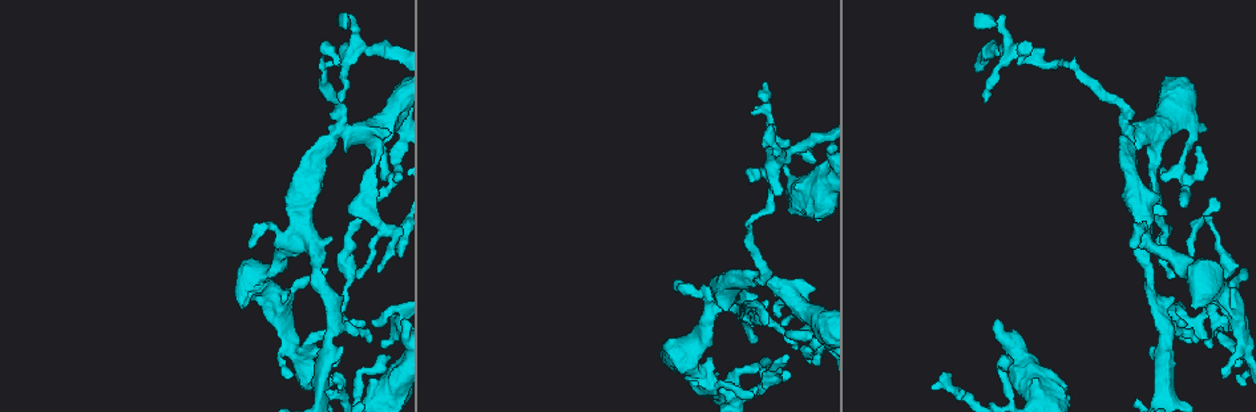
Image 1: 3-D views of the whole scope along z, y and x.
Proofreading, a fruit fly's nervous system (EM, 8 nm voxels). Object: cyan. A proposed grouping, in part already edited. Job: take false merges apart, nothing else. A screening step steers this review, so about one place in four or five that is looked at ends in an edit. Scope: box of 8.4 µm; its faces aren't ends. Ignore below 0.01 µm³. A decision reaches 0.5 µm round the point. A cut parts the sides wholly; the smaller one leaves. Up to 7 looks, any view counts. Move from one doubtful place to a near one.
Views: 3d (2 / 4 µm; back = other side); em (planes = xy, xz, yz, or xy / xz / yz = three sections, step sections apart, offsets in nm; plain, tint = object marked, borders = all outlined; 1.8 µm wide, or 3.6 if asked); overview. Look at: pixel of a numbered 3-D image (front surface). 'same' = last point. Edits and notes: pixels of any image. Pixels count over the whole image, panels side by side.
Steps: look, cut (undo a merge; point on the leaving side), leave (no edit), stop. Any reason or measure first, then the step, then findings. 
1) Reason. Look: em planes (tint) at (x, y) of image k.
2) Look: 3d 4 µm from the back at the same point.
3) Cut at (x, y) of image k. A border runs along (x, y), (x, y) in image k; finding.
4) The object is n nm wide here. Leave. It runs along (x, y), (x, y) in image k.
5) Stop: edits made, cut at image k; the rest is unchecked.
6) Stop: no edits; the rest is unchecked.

Branch point. Look: em 3.6 µm planes (plain) at (1123, 132) of image 1.

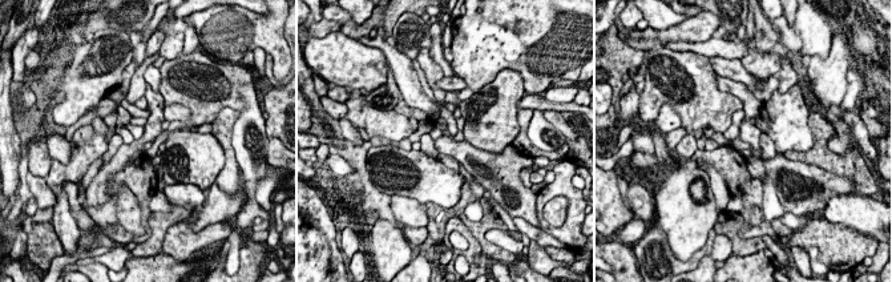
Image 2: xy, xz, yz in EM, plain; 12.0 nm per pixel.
Where the object lies. Look: em 3.6 µm planes (tint) at the same point.

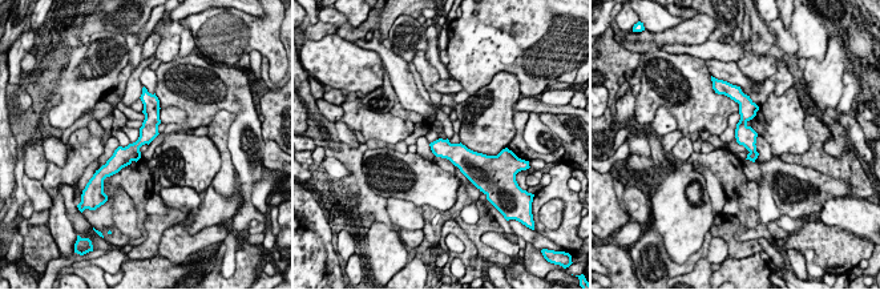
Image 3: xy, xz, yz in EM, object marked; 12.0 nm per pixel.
Leave. It runs along (152, 104), (148, 133), (116, 166) in image 3; continuous, no second neuron.

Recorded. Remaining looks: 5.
Branch point. Look: em xz step 4 (tint) at (344, 53) of image 1.

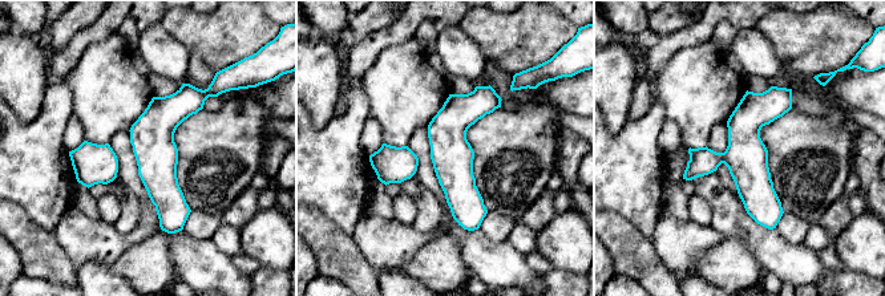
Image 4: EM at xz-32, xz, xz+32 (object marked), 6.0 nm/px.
Look: em yz step 8 (borders) at the same point.

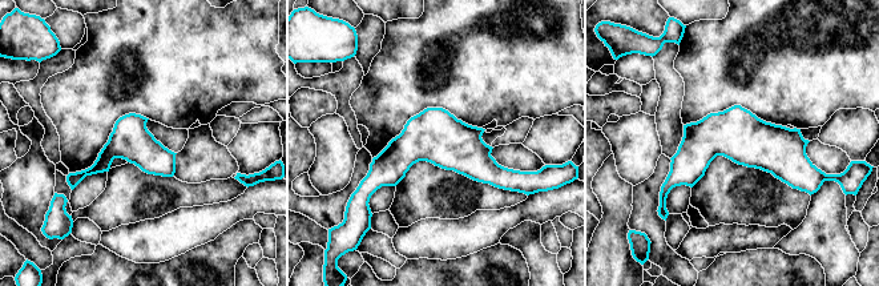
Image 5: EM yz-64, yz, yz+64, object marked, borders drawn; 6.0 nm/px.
Leave. One neuron here.

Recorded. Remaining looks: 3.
A fork. Look: 3d 2 µm at (760, 367) of image 1.

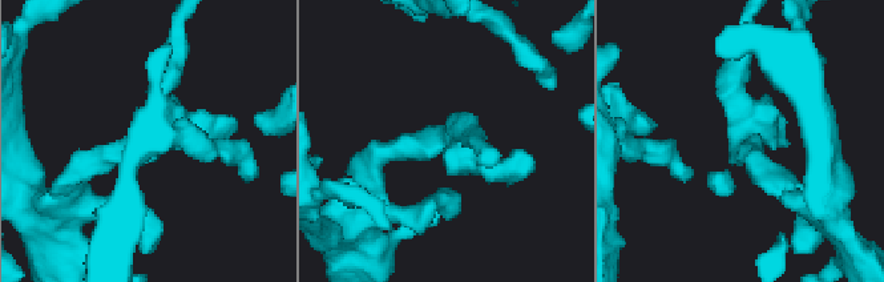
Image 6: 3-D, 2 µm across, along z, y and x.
Need the tissue. Look: em planes (tint) at (742, 133) of image 6.

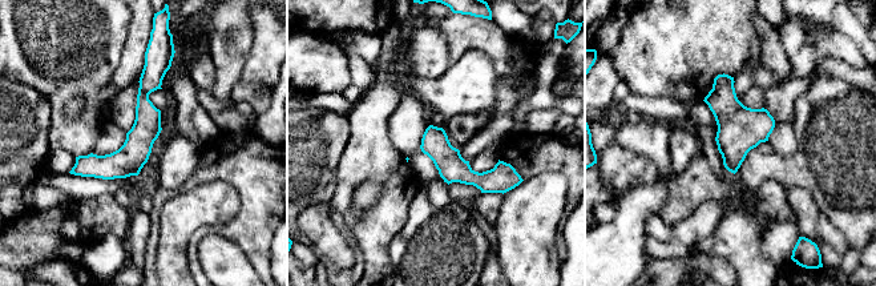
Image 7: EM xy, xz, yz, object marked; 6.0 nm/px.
Leave. All the same neuron.

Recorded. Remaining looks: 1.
Stop: no edits; the rest is unchecked.

